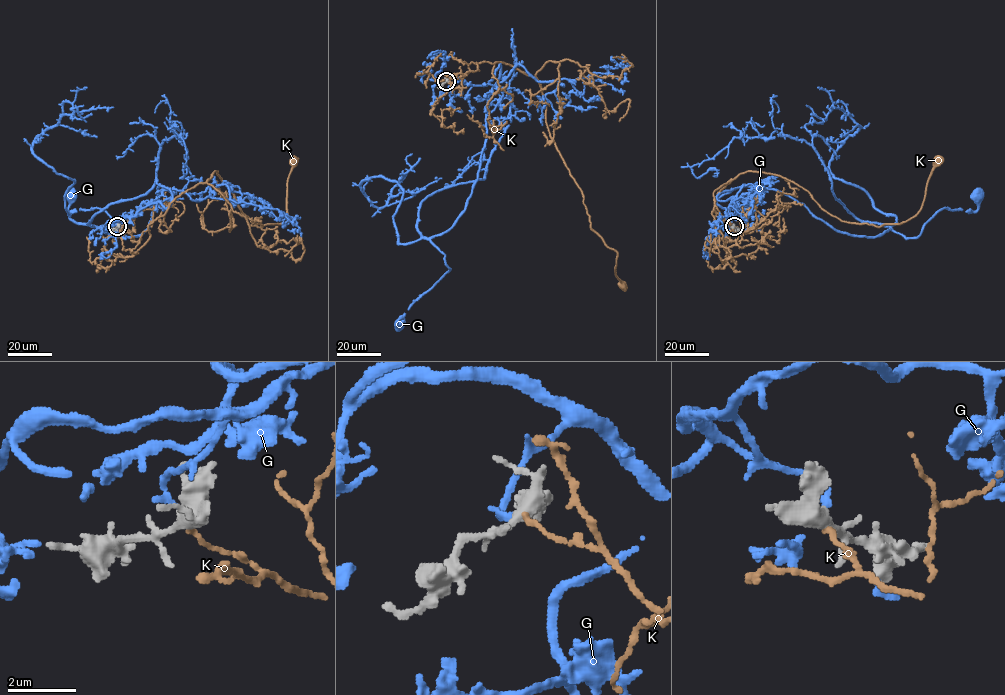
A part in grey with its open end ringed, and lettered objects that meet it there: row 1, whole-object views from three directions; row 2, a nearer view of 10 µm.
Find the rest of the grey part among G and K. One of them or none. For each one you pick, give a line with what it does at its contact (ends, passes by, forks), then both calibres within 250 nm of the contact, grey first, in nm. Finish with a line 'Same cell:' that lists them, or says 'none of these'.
G: it ends | 400/190 nm
Same cell: G

